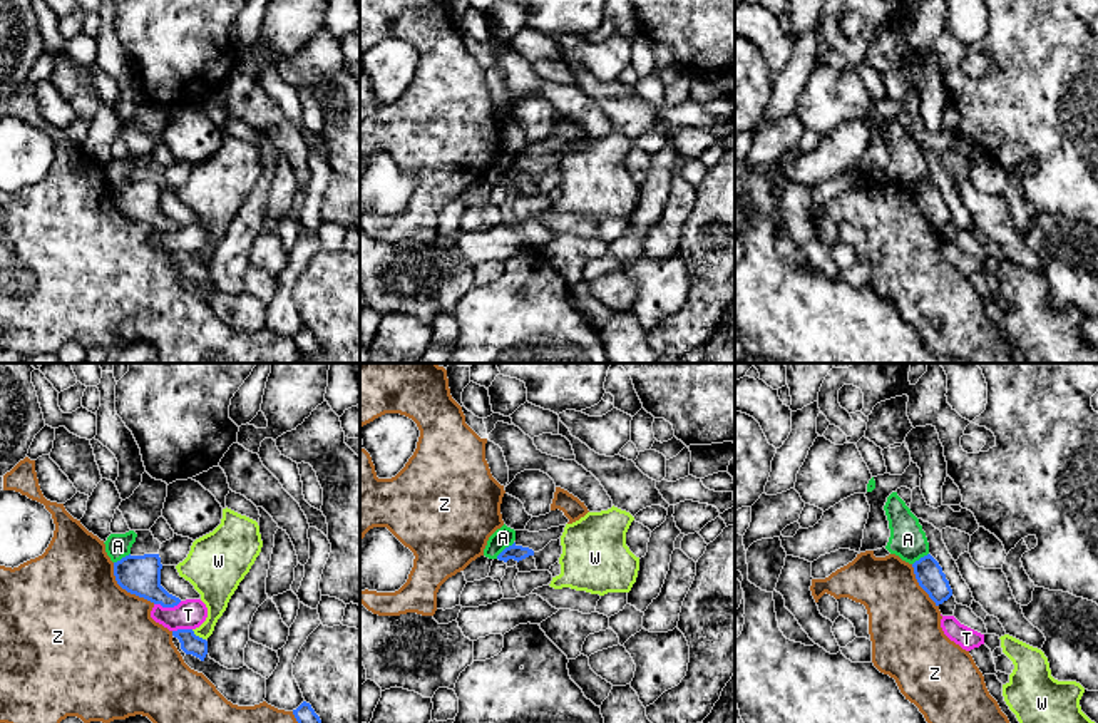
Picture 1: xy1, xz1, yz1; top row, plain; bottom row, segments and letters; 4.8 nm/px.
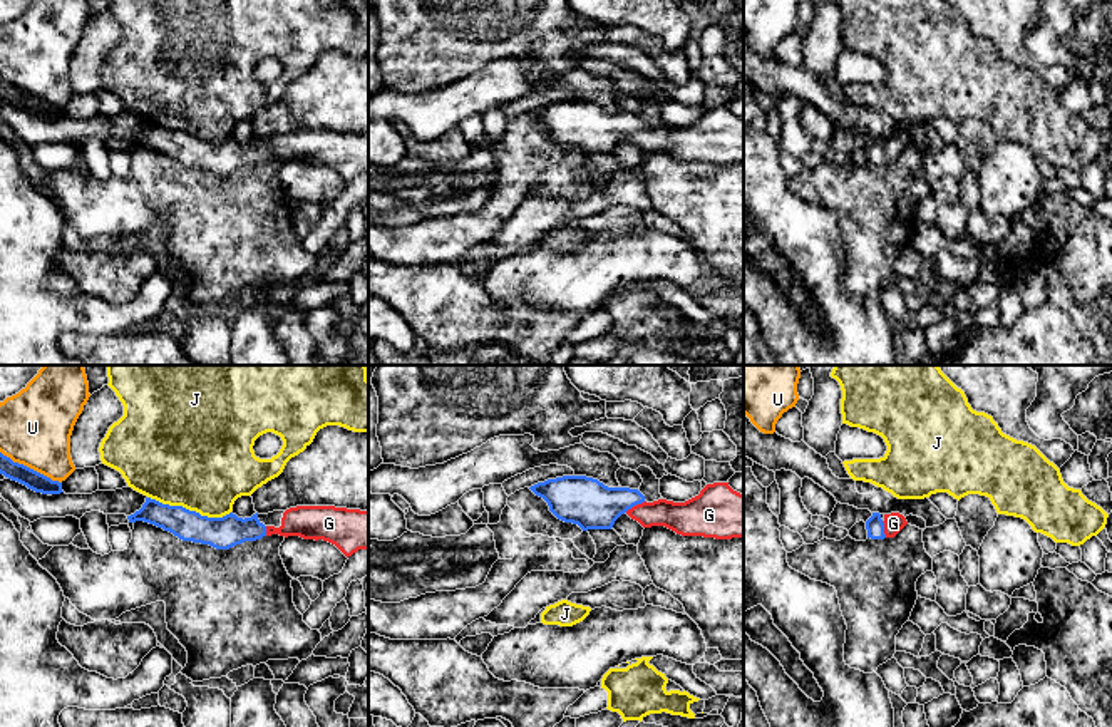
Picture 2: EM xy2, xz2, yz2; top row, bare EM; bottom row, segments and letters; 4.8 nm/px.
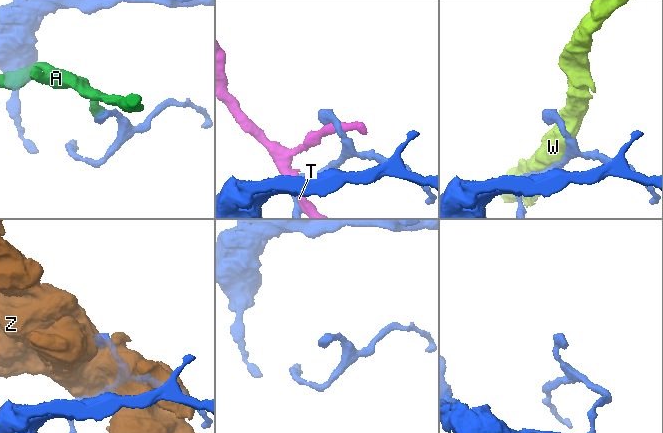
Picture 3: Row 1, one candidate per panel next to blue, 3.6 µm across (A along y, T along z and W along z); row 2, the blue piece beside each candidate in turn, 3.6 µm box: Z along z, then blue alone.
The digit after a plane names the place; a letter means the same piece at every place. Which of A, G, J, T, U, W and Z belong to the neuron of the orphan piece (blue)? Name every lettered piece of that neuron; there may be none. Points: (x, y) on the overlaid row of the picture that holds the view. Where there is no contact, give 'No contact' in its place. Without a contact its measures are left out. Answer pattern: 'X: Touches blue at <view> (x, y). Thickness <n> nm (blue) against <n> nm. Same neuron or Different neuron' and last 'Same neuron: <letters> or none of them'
A: Touches blue at xz1 (504, 549). Thickness 80 nm (blue) against 100 nm. Different neuron
G: Touches blue at xz2 (635, 505). Thickness 240 nm (blue) against 160 nm. Same neuron
J: Touches blue at xy2 (188, 510). Thickness 160 nm (blue) against 480 nm. Different neuron
T: Touches blue at xy1 (168, 606). Thickness 190 nm (blue) against 140 nm. Different neuron
U: Touches blue at xy2 (29, 468). Thickness 90 nm (blue) against 360 nm. Different neuron
W: Touches blue at xy1 (198, 636). Thickness 100 nm (blue) against 160 nm. Different neuron
Z: Touches blue at xy1 (126, 589). Thickness 190 nm (blue) against 500 nm. Different neuron
Same neuron: G

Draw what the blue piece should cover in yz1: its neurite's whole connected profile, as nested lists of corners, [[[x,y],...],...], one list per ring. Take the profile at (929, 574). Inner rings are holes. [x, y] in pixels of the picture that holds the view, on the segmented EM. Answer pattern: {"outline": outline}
{"outline": [[[931,554],[916,561],[912,567],[919,586],[929,594],[936,606],[952,596],[952,589],[942,572],[942,567]]]}

